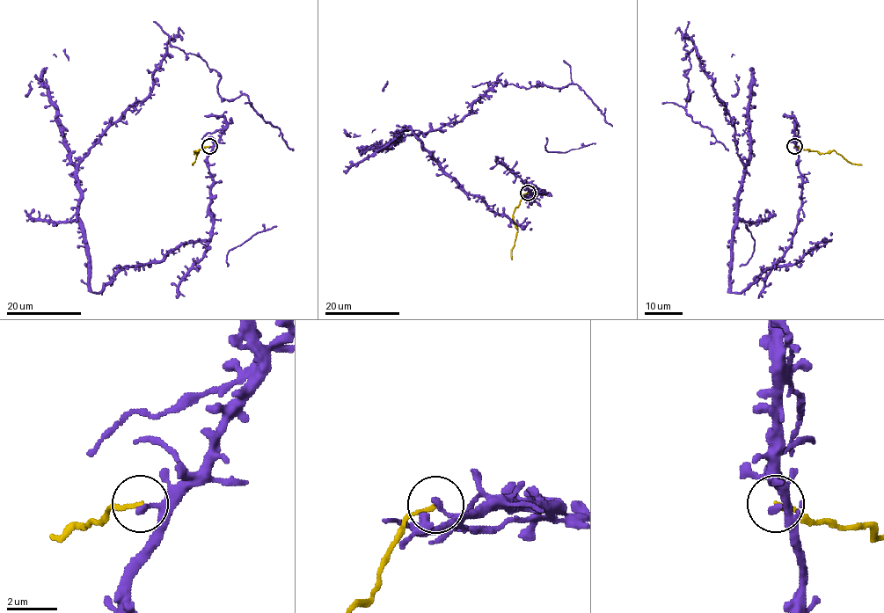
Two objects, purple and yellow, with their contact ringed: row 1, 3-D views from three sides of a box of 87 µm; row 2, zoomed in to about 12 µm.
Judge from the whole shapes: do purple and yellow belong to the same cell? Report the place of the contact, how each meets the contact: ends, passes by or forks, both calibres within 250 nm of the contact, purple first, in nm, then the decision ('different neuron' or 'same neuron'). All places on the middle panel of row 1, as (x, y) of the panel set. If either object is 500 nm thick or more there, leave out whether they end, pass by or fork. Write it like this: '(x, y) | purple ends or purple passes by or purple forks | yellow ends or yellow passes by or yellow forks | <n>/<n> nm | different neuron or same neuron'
(528, 193) | purple ends | yellow ends | 240/140 nm | different neuron

